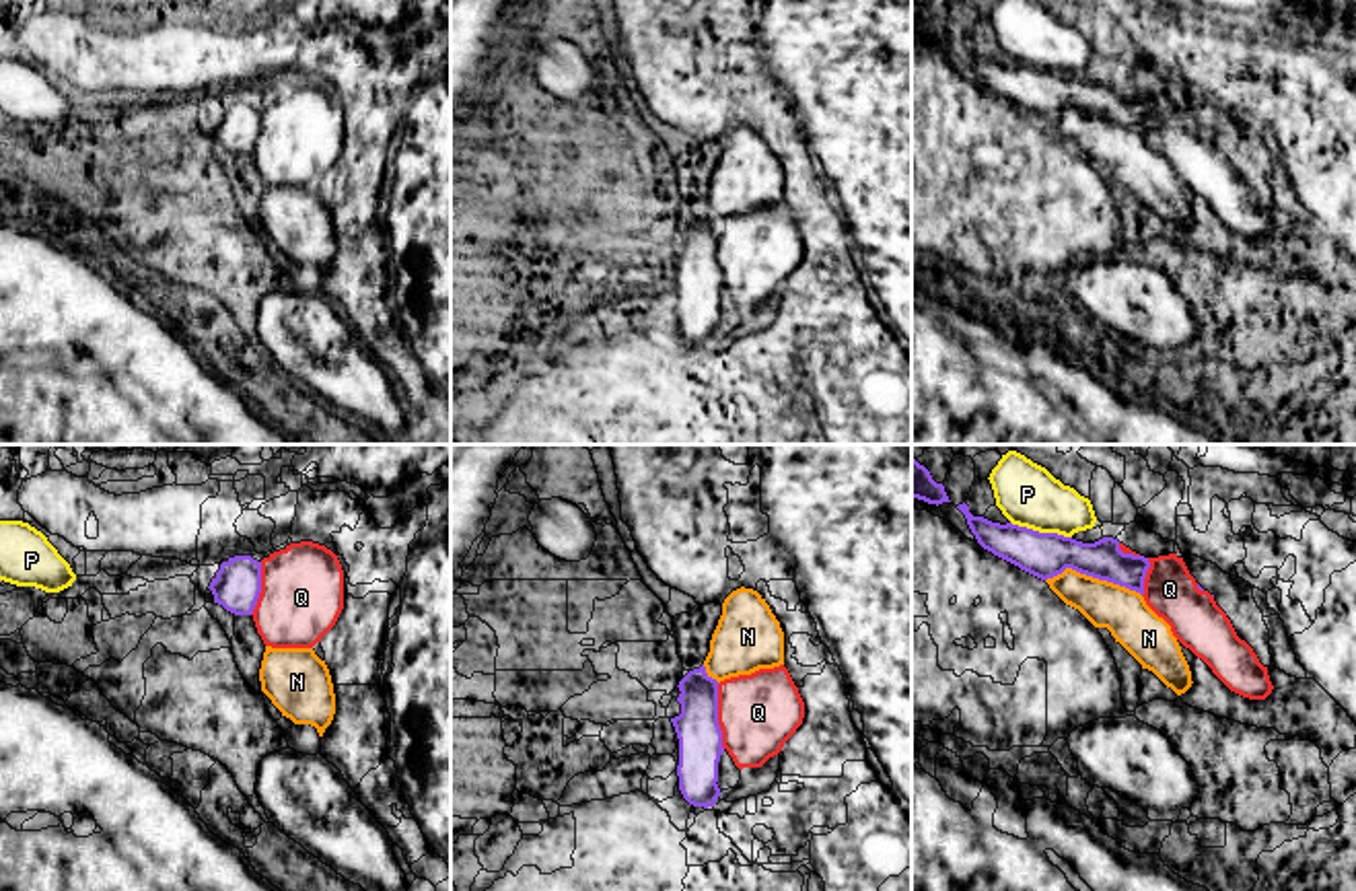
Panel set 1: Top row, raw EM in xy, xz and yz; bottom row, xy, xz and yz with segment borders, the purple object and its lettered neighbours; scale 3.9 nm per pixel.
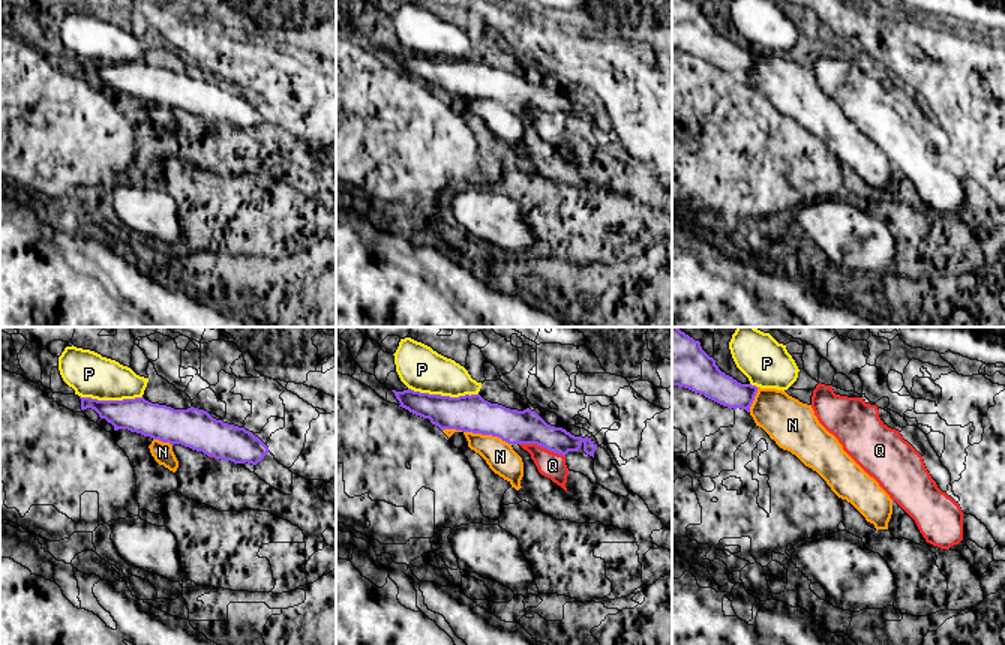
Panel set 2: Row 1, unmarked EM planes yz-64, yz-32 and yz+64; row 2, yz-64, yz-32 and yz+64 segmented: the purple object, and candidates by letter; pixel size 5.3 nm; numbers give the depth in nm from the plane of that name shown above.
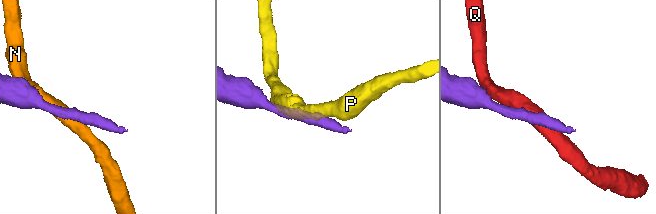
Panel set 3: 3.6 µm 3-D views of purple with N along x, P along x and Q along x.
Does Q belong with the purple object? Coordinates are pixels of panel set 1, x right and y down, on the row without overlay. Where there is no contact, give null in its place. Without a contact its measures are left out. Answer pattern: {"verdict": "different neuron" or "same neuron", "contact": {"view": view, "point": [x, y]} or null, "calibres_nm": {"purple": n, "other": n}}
{"verdict": "different neuron", "contact": {"view": "xz", "point": [717, 256]}, "calibres_nm": {"purple": 180, "other": 320}}

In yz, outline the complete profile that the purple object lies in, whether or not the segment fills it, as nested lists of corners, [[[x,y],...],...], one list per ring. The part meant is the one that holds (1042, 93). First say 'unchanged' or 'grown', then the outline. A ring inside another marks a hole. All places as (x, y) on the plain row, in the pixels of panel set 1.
unchanged; [[[965,41],[957,47],[965,54],[971,72],[984,88],[1041,119],[1072,107],[1144,134],[1144,117],[1150,107],[1148,97],[1123,93],[1113,76],[1082,82],[1058,72],[1039,72],[1012,62],[1000,64],[973,56]]]

